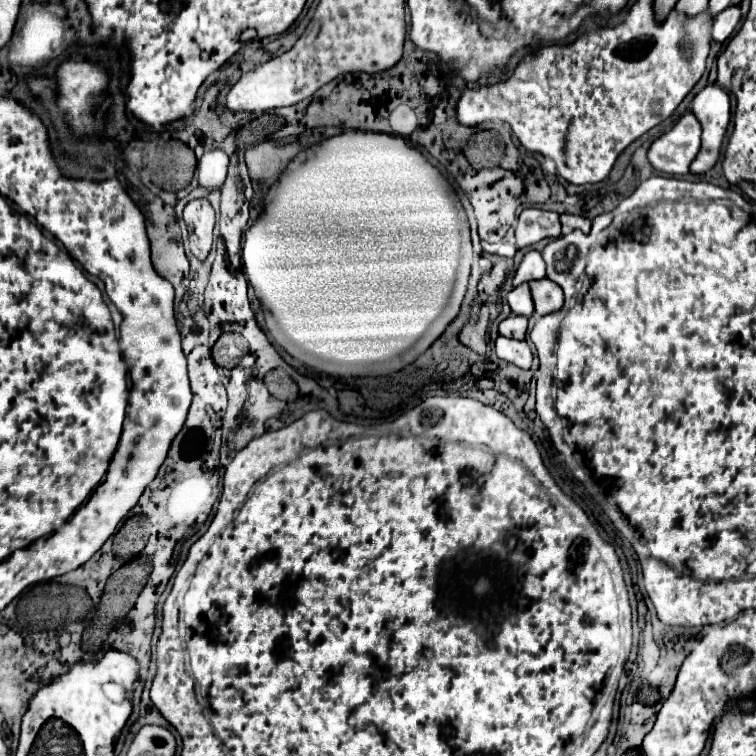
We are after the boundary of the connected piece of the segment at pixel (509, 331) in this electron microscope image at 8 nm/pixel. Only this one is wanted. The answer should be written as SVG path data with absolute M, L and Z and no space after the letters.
M510 314L508 318L504 318L504 320L500 322L498 332L500 332L502 336L508 336L508 338L524 340L524 338L526 338L526 328L528 328L528 318Z

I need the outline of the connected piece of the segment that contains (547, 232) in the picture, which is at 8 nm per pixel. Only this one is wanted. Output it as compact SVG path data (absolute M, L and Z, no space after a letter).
M538 208L522 210L516 226L516 246L526 248L542 238L558 238L560 236L560 216L556 212L546 212Z

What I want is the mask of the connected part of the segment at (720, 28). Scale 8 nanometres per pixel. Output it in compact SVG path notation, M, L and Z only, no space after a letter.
M728 6L726 10L722 10L716 18L714 18L714 28L712 28L712 38L718 42L724 42L726 38L730 38L730 34L734 32L736 24L740 22L740 6Z

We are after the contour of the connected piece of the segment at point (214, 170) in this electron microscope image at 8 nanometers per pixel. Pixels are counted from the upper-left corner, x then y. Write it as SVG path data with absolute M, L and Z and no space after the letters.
M214 148L202 154L198 160L198 180L206 190L220 188L228 170L228 154L222 148Z

